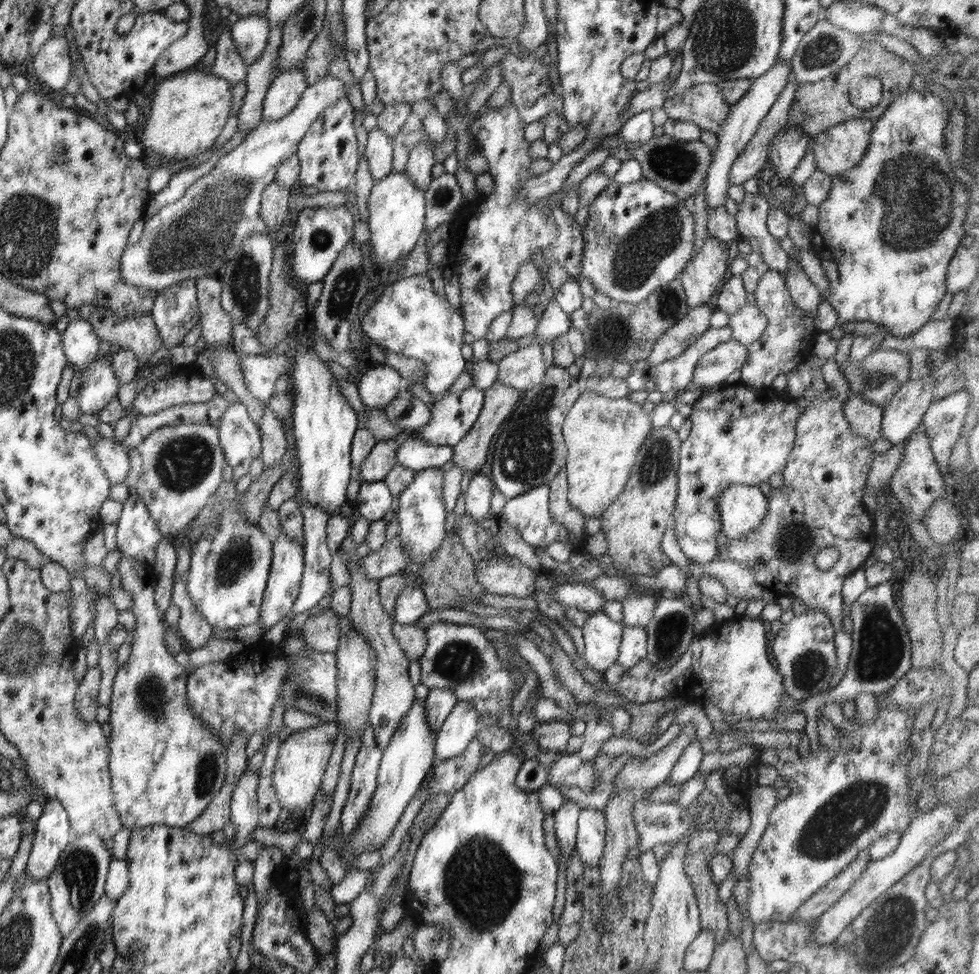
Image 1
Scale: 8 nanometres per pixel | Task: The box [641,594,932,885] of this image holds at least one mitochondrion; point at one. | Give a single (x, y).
(834, 828)

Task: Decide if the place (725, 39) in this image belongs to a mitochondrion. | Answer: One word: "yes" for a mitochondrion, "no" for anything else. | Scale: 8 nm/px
yes

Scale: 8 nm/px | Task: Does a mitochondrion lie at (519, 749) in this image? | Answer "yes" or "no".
no

